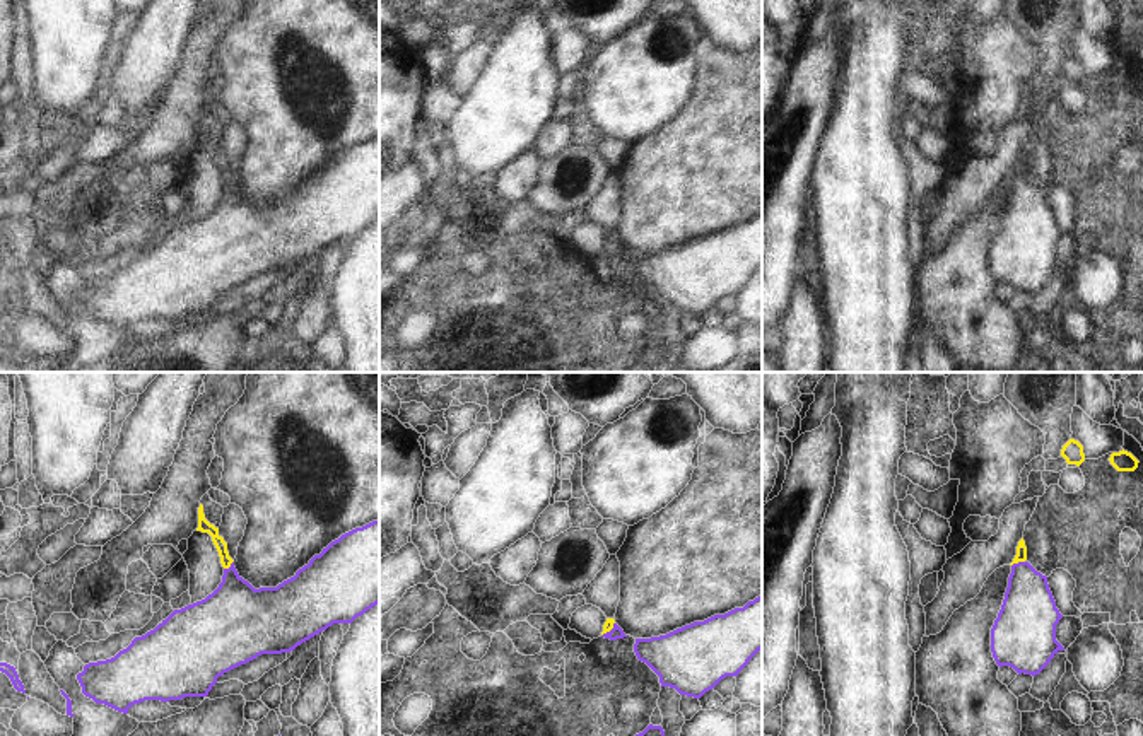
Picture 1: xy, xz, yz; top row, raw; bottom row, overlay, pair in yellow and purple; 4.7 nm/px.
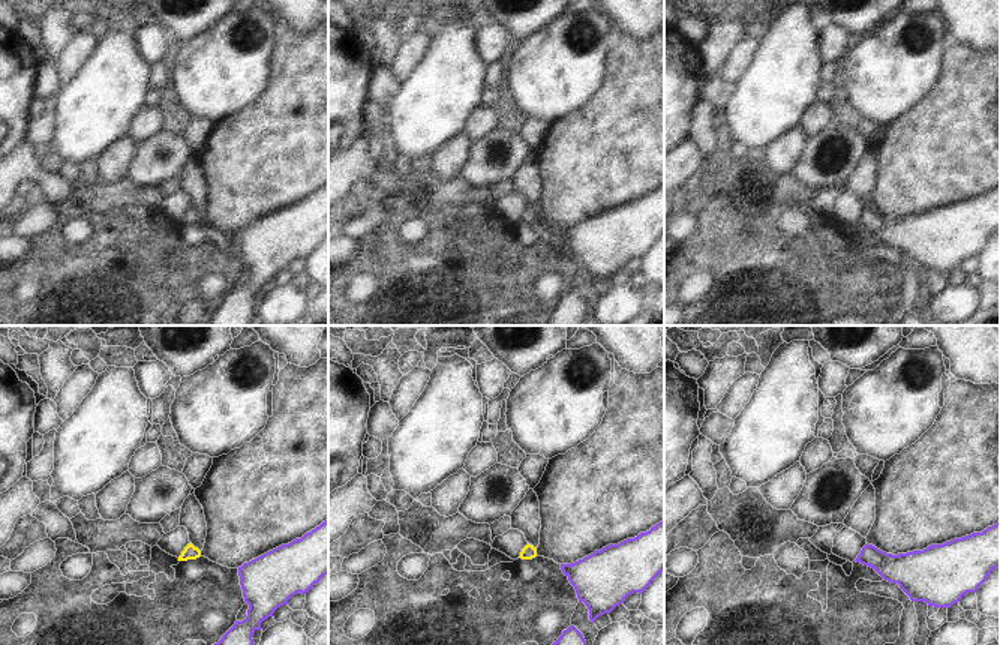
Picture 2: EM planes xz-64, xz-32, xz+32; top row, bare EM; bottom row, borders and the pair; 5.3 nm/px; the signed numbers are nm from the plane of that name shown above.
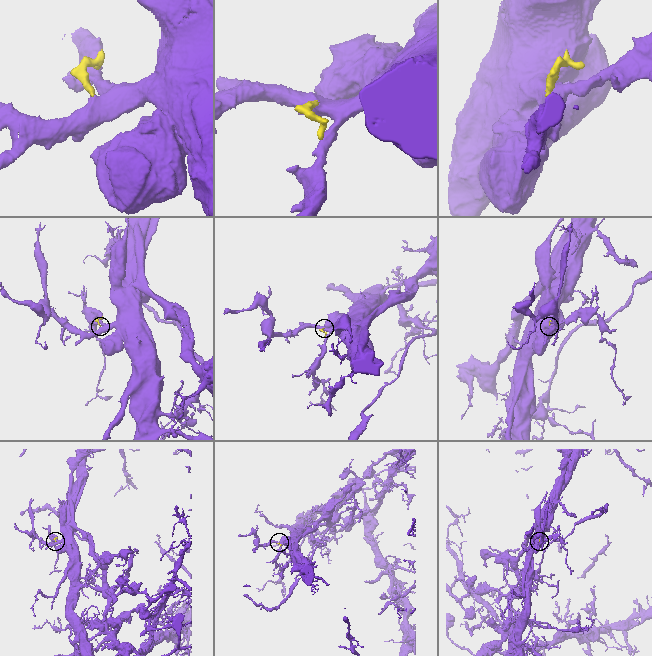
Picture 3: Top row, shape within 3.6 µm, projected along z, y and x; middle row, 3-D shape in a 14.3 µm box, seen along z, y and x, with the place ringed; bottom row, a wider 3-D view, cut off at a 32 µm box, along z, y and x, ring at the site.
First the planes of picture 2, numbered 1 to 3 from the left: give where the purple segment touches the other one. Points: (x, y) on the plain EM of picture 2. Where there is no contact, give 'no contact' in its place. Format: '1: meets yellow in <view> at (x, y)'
1: no contact
2: no contact
3: no contact

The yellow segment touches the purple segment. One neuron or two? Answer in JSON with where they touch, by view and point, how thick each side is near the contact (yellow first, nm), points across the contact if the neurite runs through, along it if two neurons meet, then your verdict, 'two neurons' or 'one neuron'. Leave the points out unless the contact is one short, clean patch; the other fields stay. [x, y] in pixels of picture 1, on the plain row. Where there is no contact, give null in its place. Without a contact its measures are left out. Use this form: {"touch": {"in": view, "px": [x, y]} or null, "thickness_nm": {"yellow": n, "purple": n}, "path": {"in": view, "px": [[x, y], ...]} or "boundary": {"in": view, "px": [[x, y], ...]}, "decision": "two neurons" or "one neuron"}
{"touch": {"in": "yz", "px": [1017, 180]}, "thickness_nm": {"yellow": 50, "purple": 260}, "path": {"in": "yz", "px": [[1020, 173], [1017, 180], [1027, 205], [1029, 231]]}, "decision": "one neuron"}

